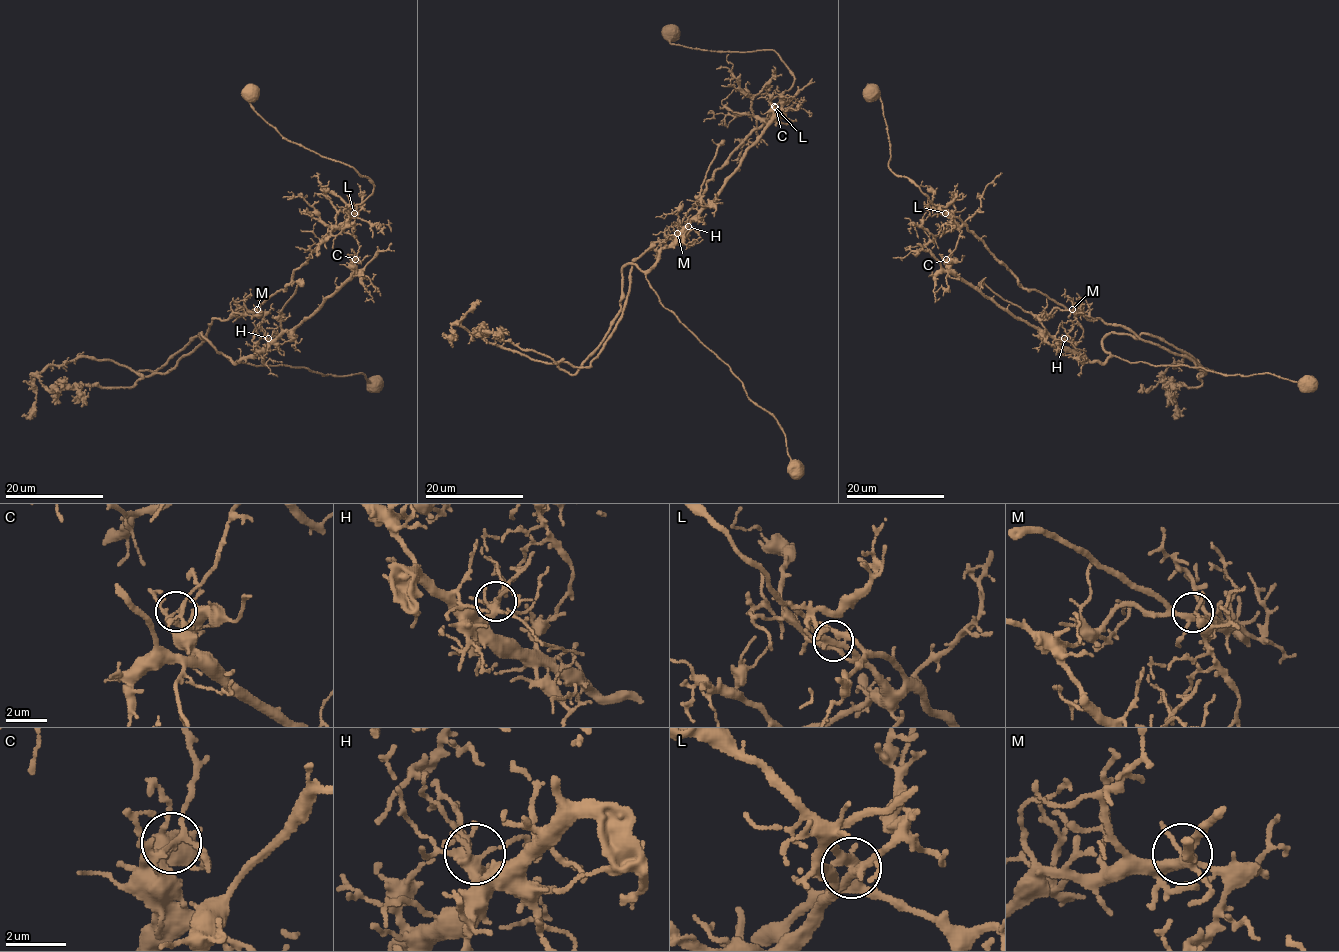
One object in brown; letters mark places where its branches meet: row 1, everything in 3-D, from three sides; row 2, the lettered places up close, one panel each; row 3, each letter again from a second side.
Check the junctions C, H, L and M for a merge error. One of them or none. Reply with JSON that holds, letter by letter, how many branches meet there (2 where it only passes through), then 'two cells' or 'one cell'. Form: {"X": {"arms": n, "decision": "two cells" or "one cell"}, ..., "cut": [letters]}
{"C": {"arms": 5, "decision": "two cells"}, "H": {"arms": 8, "decision": "one cell"}, "L": {"arms": 4, "decision": "one cell"}, "M": {"arms": 5, "decision": "one cell"}, "cut": ["C"]}

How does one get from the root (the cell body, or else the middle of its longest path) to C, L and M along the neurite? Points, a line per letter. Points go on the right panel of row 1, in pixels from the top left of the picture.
C: (1306, 383), (1270, 374), (1129, 362), (1116, 355), (1090, 361), (1014, 318), (946, 259)
L: (1306, 383), (1270, 374), (1129, 362), (1116, 355), (1090, 361), (1066, 351), (950, 268), (961, 233), (945, 213)
M: (1306, 383), (1270, 374), (1129, 362), (1116, 355), (1090, 361), (1063, 345), (1077, 322), (1072, 309)

